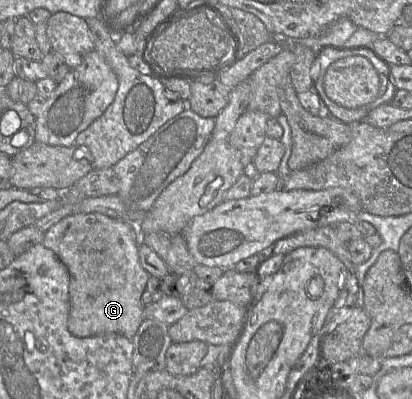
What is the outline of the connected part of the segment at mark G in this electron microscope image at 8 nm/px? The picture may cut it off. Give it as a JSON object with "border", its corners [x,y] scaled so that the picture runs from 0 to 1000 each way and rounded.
{"border":[[[182,534],[117,574],[102,614],[136,637],[167,684],[167,832],[192,847],[289,835],[318,850],[350,799],[342,742],[367,692],[337,654],[335,569],[245,534]]]}

